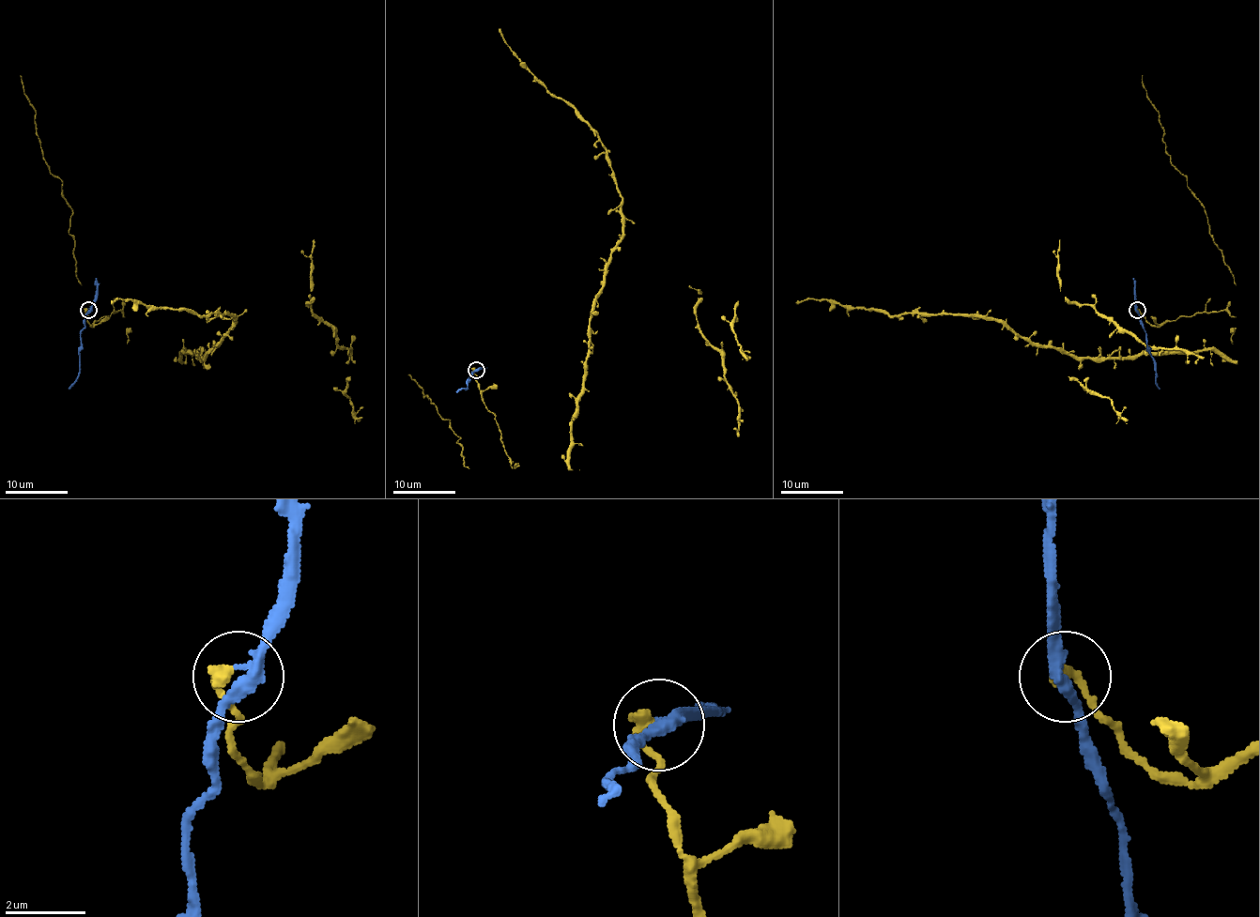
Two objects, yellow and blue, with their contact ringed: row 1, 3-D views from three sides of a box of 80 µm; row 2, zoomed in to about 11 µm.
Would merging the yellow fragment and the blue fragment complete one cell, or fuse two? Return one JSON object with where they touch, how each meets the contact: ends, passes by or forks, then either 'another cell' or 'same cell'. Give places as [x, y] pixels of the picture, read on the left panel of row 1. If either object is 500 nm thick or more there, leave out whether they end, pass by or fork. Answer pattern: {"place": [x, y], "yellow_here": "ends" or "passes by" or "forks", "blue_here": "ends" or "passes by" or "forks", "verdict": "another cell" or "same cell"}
{"place": [88, 310], "yellow_here": "ends", "blue_here": "passes by", "verdict": "another cell"}

